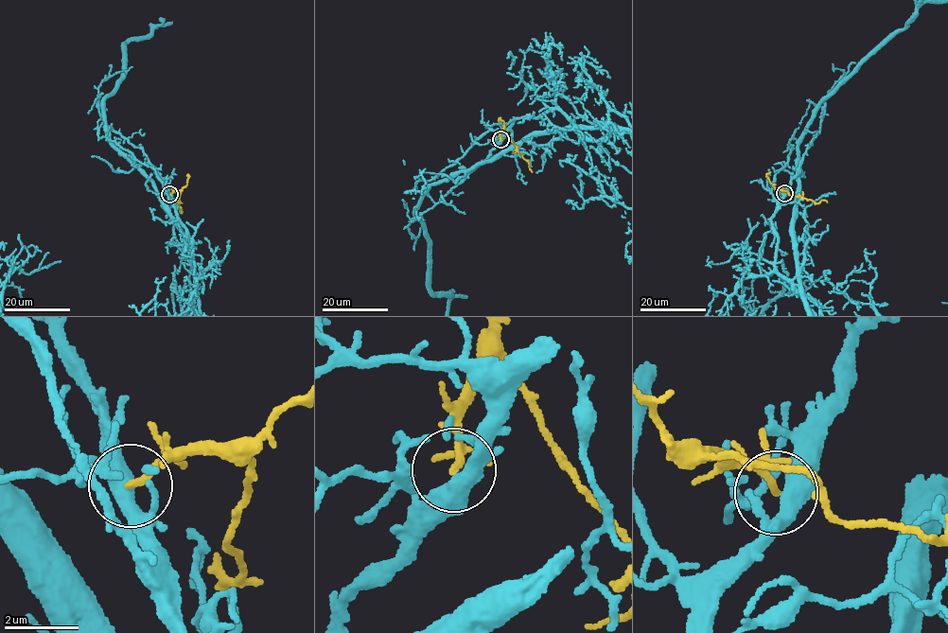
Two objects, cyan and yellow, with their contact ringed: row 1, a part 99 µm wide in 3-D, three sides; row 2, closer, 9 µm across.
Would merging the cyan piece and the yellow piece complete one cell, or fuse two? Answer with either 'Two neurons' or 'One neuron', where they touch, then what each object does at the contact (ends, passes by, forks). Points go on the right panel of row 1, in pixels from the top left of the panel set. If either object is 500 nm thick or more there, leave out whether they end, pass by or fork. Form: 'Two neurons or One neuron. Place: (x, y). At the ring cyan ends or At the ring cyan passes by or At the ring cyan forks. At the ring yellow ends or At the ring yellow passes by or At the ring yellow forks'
Two neurons. Place: (784, 193). At the ring cyan forks. At the ring yellow ends

